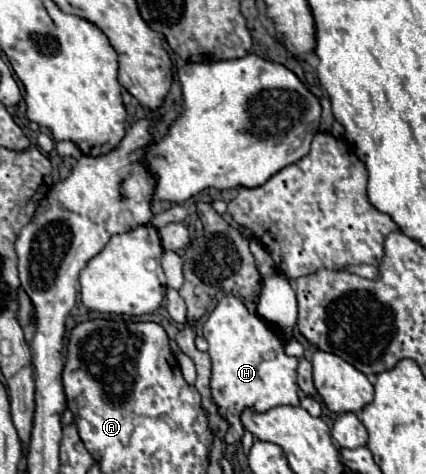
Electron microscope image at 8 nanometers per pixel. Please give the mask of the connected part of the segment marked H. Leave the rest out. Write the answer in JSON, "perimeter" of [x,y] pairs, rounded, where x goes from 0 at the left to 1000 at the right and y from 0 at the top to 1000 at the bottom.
{"perimeter":[[[528,624],[505,654],[491,662],[491,671],[477,679],[472,692],[477,713],[491,722],[491,751],[495,751],[495,835],[500,848],[514,861],[519,882],[538,895],[538,907],[528,916],[528,932],[533,937],[552,937],[566,920],[570,920],[570,899],[566,899],[566,873],[570,865],[594,865],[594,869],[627,869],[646,857],[664,857],[664,852],[683,852],[683,857],[702,857],[702,835],[697,835],[697,755],[678,755],[664,743],[664,717],[660,709],[636,696],[636,688],[603,662],[589,662],[575,641],[552,629],[552,624]]]}

